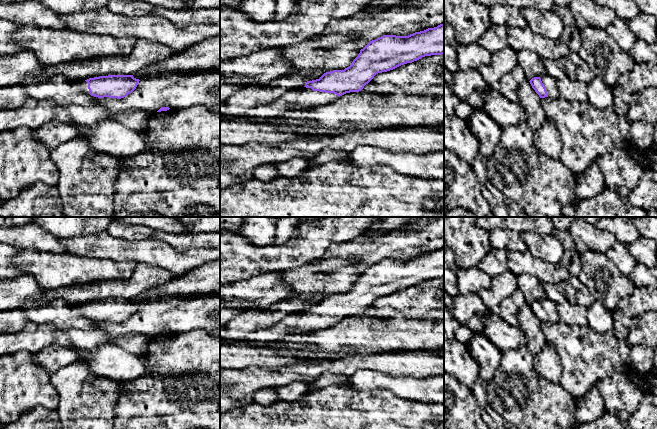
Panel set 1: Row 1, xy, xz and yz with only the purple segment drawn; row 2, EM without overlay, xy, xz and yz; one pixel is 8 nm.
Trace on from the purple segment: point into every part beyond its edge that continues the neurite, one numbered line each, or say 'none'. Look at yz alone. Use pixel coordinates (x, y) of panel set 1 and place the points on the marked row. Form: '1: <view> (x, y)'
1: yz (549, 82)

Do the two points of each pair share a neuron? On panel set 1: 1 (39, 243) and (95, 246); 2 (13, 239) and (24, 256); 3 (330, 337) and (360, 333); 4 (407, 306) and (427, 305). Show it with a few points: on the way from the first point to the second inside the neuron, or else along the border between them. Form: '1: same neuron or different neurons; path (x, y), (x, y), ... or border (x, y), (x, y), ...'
1: different neurons; border (58, 238), (67, 251)
2: different neurons; border (19, 249), (42, 251)
3: same neuron; path (337, 337), (353, 335)
4: same neuron; path (412, 305), (422, 305)

